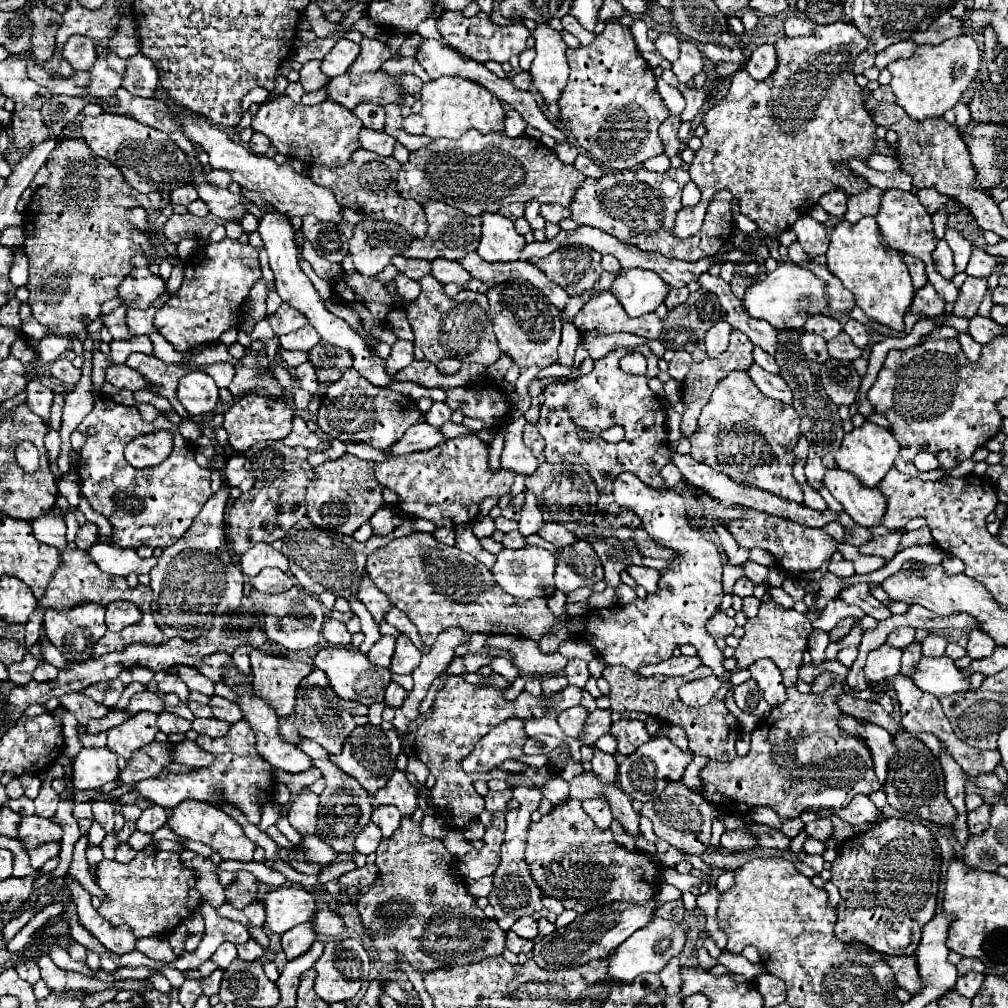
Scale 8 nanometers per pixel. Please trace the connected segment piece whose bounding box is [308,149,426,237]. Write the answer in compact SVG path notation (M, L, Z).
M358 149L352 159L344 167L310 167L308 175L316 185L330 187L336 195L336 201L344 207L350 207L354 211L362 211L372 215L372 219L384 219L400 223L408 229L414 237L424 237L426 233L426 217L422 211L422 205L418 205L412 199L398 197L396 189L396 177L398 177L400 163L394 157L378 157L376 153L370 153L366 149Z

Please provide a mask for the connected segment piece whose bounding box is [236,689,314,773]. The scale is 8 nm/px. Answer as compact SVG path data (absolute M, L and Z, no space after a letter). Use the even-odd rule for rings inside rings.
M238 689L236 693L238 693L236 703L240 705L242 715L248 719L250 727L256 733L256 749L264 761L288 773L302 773L314 767L310 757L298 751L296 745L280 739L278 717L266 701L262 701L258 695L252 697L242 689Z

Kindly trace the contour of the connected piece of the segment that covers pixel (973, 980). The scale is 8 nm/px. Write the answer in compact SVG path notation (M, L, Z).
M982 973L958 975L958 979L956 979L956 987L954 987L954 989L956 989L960 995L964 995L964 997L972 999L972 997L978 993L978 989L980 989L982 981L984 981L984 975L982 975Z

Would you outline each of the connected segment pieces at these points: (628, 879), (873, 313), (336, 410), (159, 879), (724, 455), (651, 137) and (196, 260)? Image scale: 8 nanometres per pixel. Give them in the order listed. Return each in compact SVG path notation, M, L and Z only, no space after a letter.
M568 799L556 805L550 815L544 815L538 823L530 825L526 861L542 893L558 897L566 909L574 909L576 913L586 913L594 907L602 907L614 901L634 901L642 905L658 893L662 873L662 867L654 861L654 855L642 851L628 851L624 845L616 843L614 833L610 829L598 829L576 799Z
M862 217L858 223L840 221L834 225L830 235L830 245L826 251L828 269L844 283L846 289L854 293L856 305L874 321L888 325L890 329L904 329L904 315L914 299L912 277L902 261L902 253L890 249L878 233L878 223L874 217Z
M348 369L340 381L328 387L316 417L320 429L332 439L364 441L376 449L392 447L398 439L402 439L408 427L424 421L424 413L420 413L414 401L410 401L406 395L400 395L392 389L374 387L354 369Z
M156 851L152 855L138 853L128 865L102 859L98 873L100 889L106 893L106 901L102 901L98 913L112 925L130 925L138 939L168 935L202 903L202 895L194 885L194 873L188 871L180 855L172 851Z
M744 371L728 373L716 385L714 395L710 397L710 401L704 405L700 413L698 431L694 431L690 437L692 437L690 455L696 461L706 463L712 469L722 469L722 473L726 473L734 481L742 481L742 485L754 485L756 489L766 489L768 493L786 497L788 501L802 503L802 487L792 477L794 447L800 437L800 417L792 405L782 405L782 401L774 401L766 397Z
M608 21L606 29L596 35L594 43L580 45L578 49L568 47L568 63L570 63L570 79L562 97L558 99L562 119L568 121L566 129L570 129L576 143L598 163L620 171L642 165L646 159L662 153L662 143L658 139L658 125L670 115L668 107L660 99L656 91L656 77L650 65L642 59L636 49L630 27L624 27L620 21Z
M230 237L210 243L186 261L184 281L178 293L156 311L154 325L176 351L190 351L196 345L218 341L220 335L228 331L242 315L242 303L260 275L258 251L250 243L242 245Z

